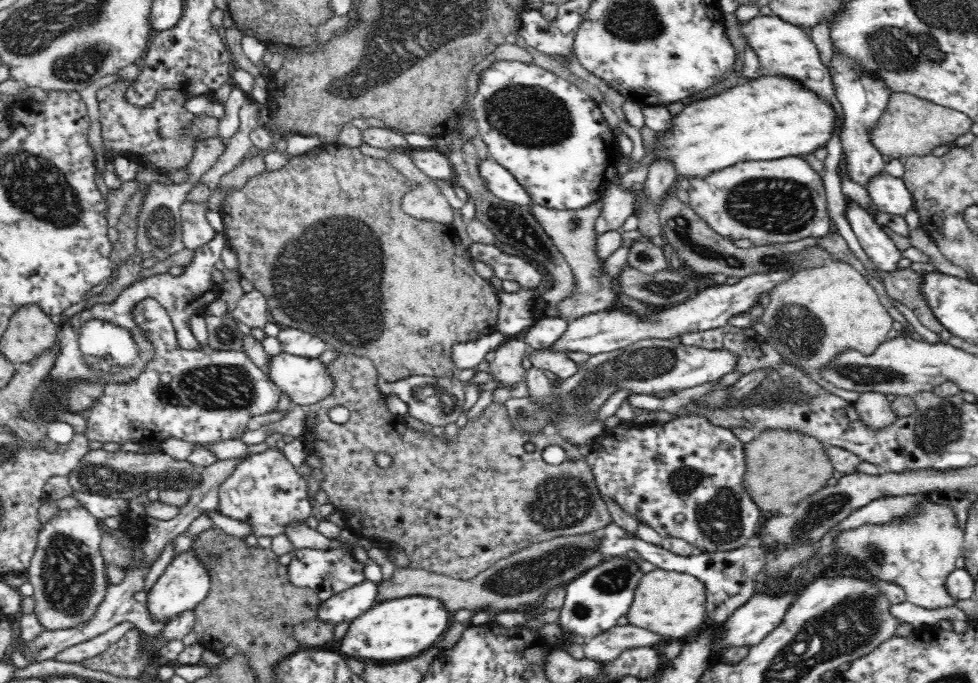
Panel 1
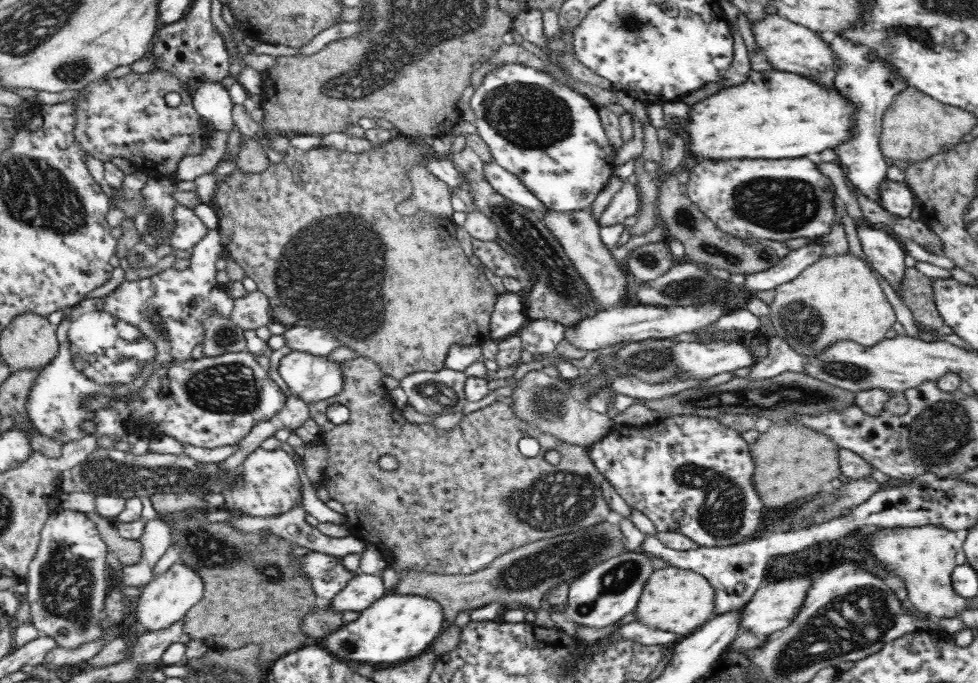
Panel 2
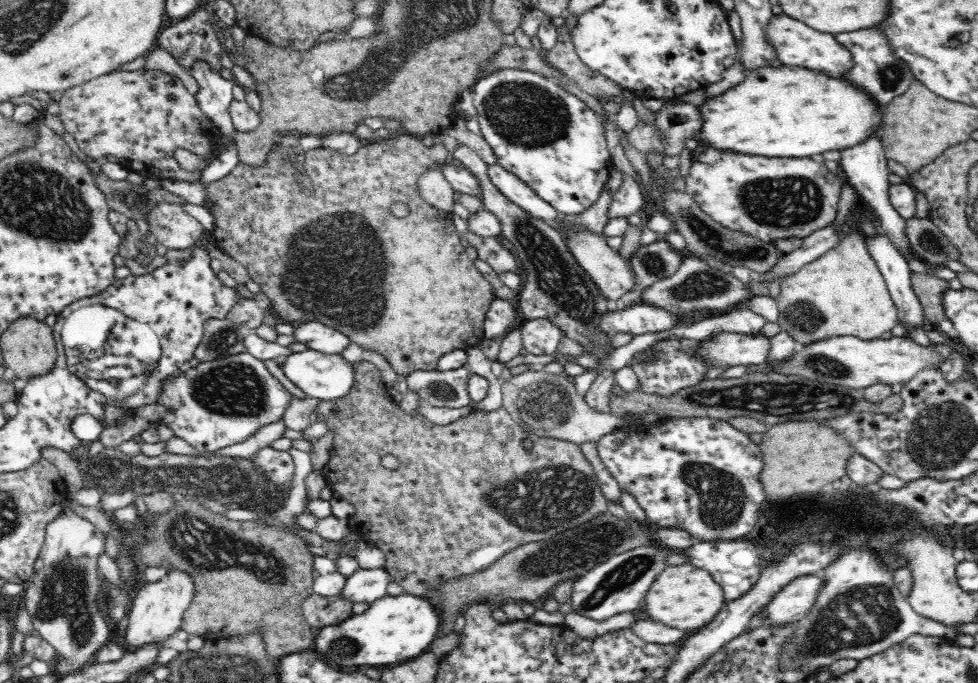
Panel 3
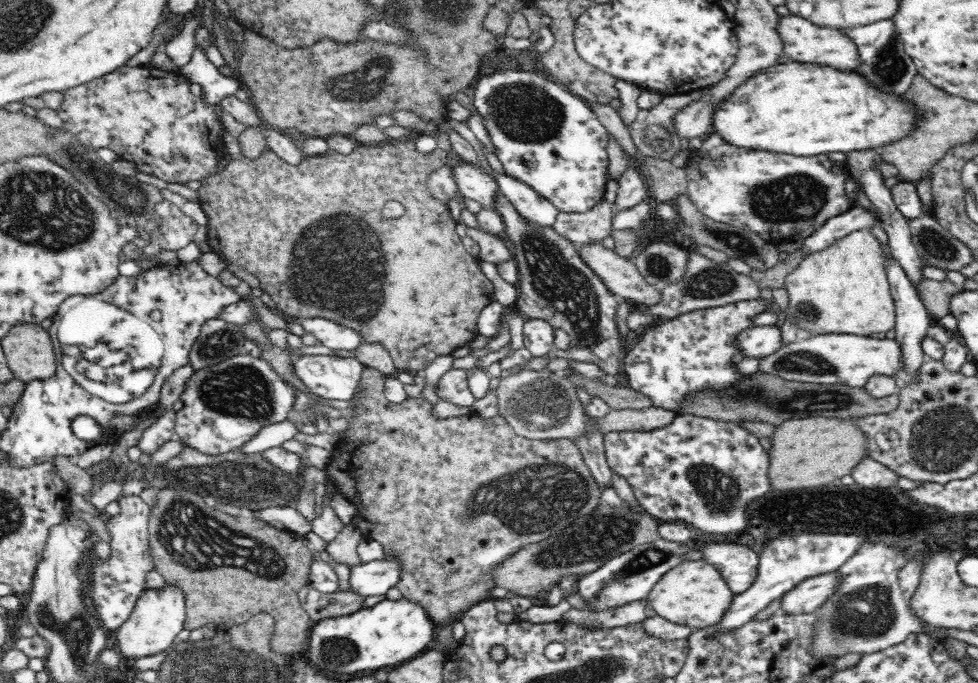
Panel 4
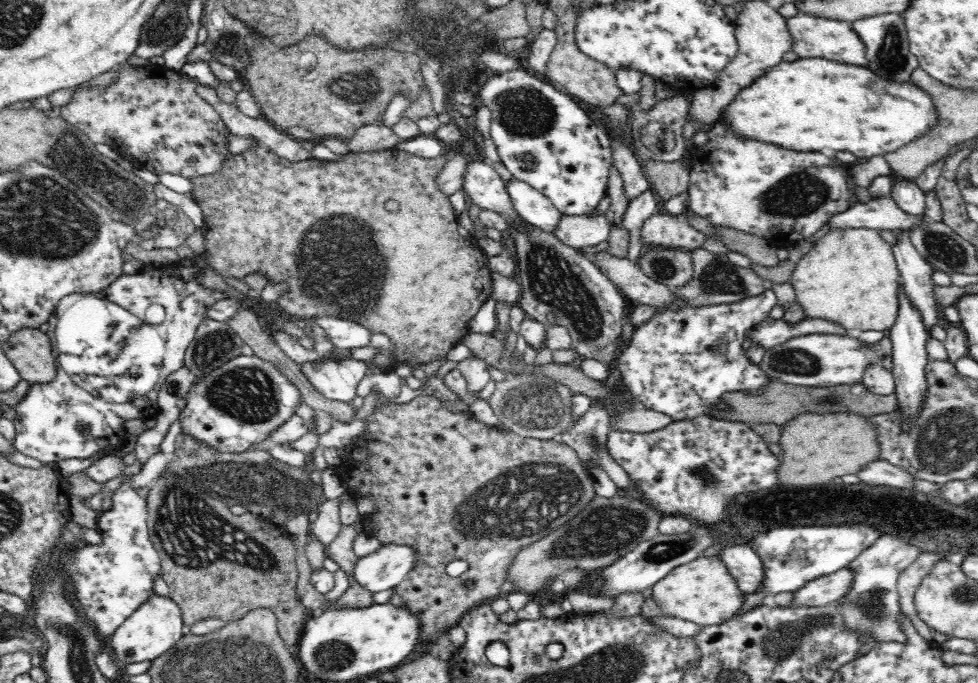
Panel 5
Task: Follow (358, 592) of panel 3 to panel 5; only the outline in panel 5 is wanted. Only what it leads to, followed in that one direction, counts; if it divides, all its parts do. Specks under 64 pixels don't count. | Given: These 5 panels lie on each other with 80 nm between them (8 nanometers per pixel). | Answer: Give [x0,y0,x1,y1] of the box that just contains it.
[353,545,416,593]

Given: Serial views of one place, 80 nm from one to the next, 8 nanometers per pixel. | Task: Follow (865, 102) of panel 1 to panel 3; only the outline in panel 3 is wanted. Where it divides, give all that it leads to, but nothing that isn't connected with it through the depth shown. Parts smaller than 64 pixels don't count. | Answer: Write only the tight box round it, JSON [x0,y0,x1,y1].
[833,30,916,259]

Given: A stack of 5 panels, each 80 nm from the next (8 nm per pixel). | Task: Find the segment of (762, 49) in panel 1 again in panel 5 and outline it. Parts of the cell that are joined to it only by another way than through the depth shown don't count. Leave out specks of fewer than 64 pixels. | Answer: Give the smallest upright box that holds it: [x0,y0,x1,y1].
[785,13,868,66]

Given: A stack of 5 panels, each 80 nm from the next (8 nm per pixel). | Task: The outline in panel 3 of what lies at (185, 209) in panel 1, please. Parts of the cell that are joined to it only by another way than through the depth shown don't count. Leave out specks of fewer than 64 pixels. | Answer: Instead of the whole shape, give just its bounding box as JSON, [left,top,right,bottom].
[149,201,203,250]

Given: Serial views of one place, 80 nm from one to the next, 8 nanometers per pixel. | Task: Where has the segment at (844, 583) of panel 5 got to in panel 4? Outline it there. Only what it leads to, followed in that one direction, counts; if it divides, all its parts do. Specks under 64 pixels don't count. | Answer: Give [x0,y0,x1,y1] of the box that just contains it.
[780,572,839,615]

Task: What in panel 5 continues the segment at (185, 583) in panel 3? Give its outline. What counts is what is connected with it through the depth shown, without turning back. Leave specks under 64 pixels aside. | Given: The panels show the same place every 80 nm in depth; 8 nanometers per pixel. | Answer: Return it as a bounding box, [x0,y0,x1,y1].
[110,594,183,667]

